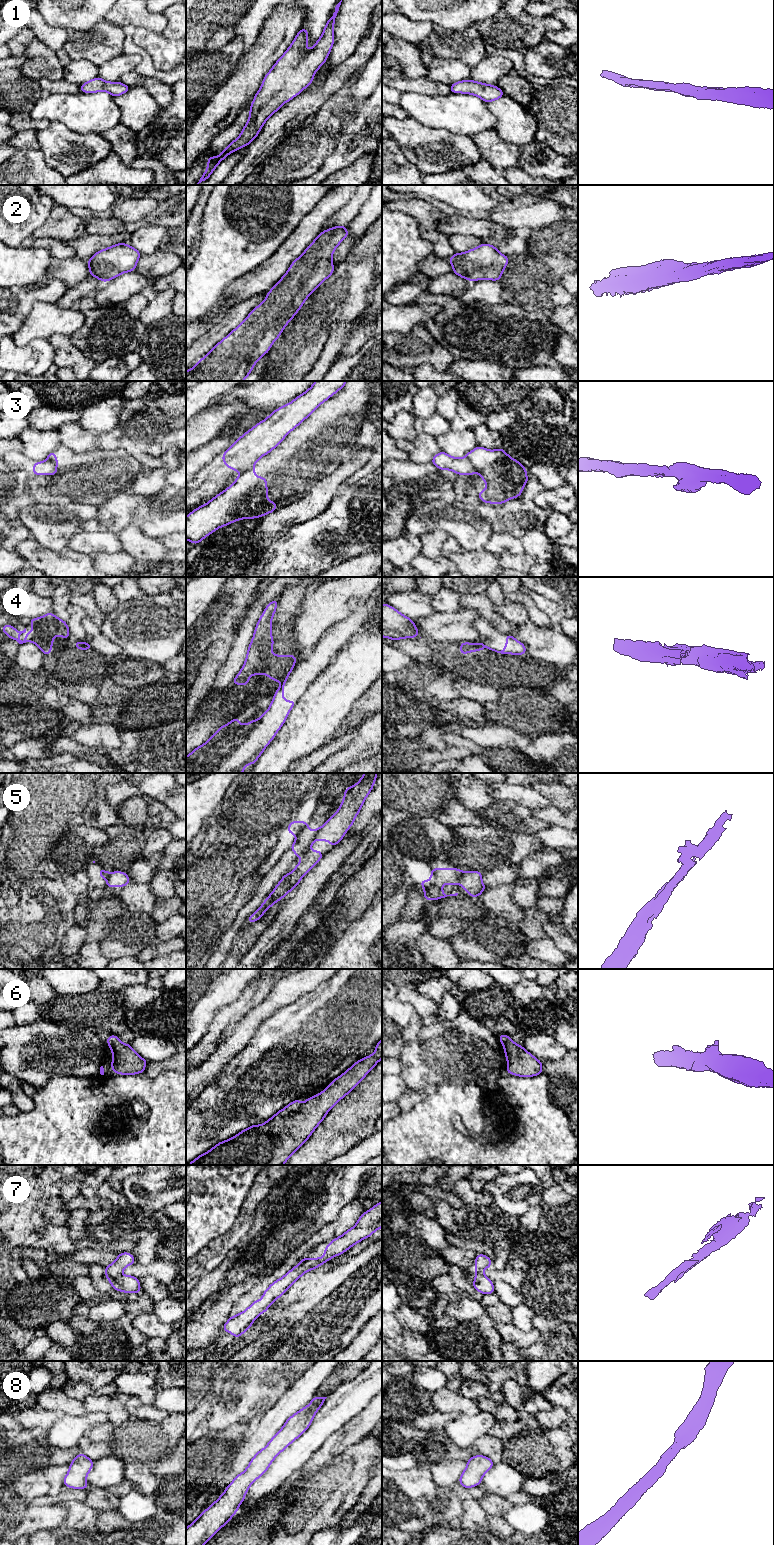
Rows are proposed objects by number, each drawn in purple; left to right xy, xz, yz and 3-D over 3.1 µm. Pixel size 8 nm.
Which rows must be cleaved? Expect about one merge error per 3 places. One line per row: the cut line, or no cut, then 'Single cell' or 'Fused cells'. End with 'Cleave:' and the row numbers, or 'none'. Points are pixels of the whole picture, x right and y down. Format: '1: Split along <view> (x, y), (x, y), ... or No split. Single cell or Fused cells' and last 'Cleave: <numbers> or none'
1: No split. Single cell
2: No split. Single cell
3: Split along yz (465, 457), (475, 471). Fused cells
4: Split along xz (287, 675), (282, 682). Fused cells
5: No split. Single cell
6: No split. Single cell
7: No split. Single cell
8: No split. Single cell
Cleave: 3, 4

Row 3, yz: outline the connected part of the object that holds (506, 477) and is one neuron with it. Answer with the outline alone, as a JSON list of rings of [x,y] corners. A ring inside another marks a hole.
[[[482,446],[475,447],[465,458],[488,485],[485,490],[478,493],[484,503],[503,504],[517,498],[528,482],[527,469],[502,448],[490,451]]]

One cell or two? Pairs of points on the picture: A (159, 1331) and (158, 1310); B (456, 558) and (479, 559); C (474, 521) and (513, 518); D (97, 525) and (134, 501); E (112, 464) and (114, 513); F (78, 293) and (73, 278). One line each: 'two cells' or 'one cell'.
A: two cells
B: one cell
C: two cells
D: one cell
E: two cells
F: two cells

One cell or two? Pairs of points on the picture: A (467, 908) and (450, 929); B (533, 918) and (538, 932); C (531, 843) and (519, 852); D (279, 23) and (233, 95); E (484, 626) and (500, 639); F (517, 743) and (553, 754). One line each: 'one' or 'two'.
A: one
B: one
C: one
D: one
E: one
F: two

